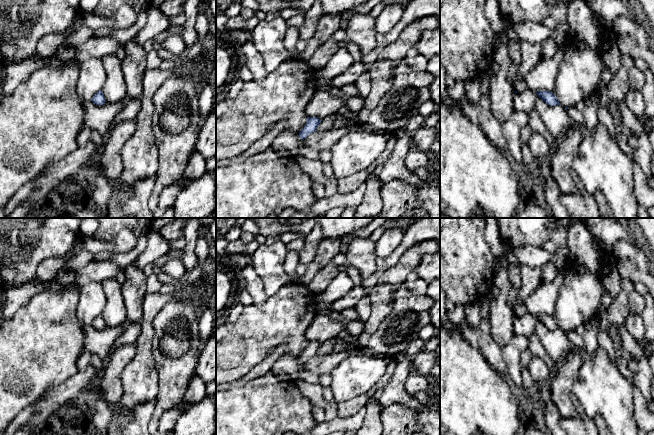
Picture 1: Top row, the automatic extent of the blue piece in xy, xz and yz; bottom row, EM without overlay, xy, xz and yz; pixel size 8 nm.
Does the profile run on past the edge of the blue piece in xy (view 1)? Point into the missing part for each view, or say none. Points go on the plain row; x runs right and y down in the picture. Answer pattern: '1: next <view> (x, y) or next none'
1: next none

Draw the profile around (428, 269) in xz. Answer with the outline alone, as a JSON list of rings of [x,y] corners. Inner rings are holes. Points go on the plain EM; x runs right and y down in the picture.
[[[440,252],[424,255],[415,272],[428,283],[440,280]]]

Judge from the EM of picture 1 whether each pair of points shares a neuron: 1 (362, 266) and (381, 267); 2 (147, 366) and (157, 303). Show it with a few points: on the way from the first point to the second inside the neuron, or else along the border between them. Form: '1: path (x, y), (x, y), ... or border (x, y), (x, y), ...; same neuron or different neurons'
1: border (376, 264), (376, 271), (370, 277); different neurons
2: path (145, 350), (148, 319); same neuron

